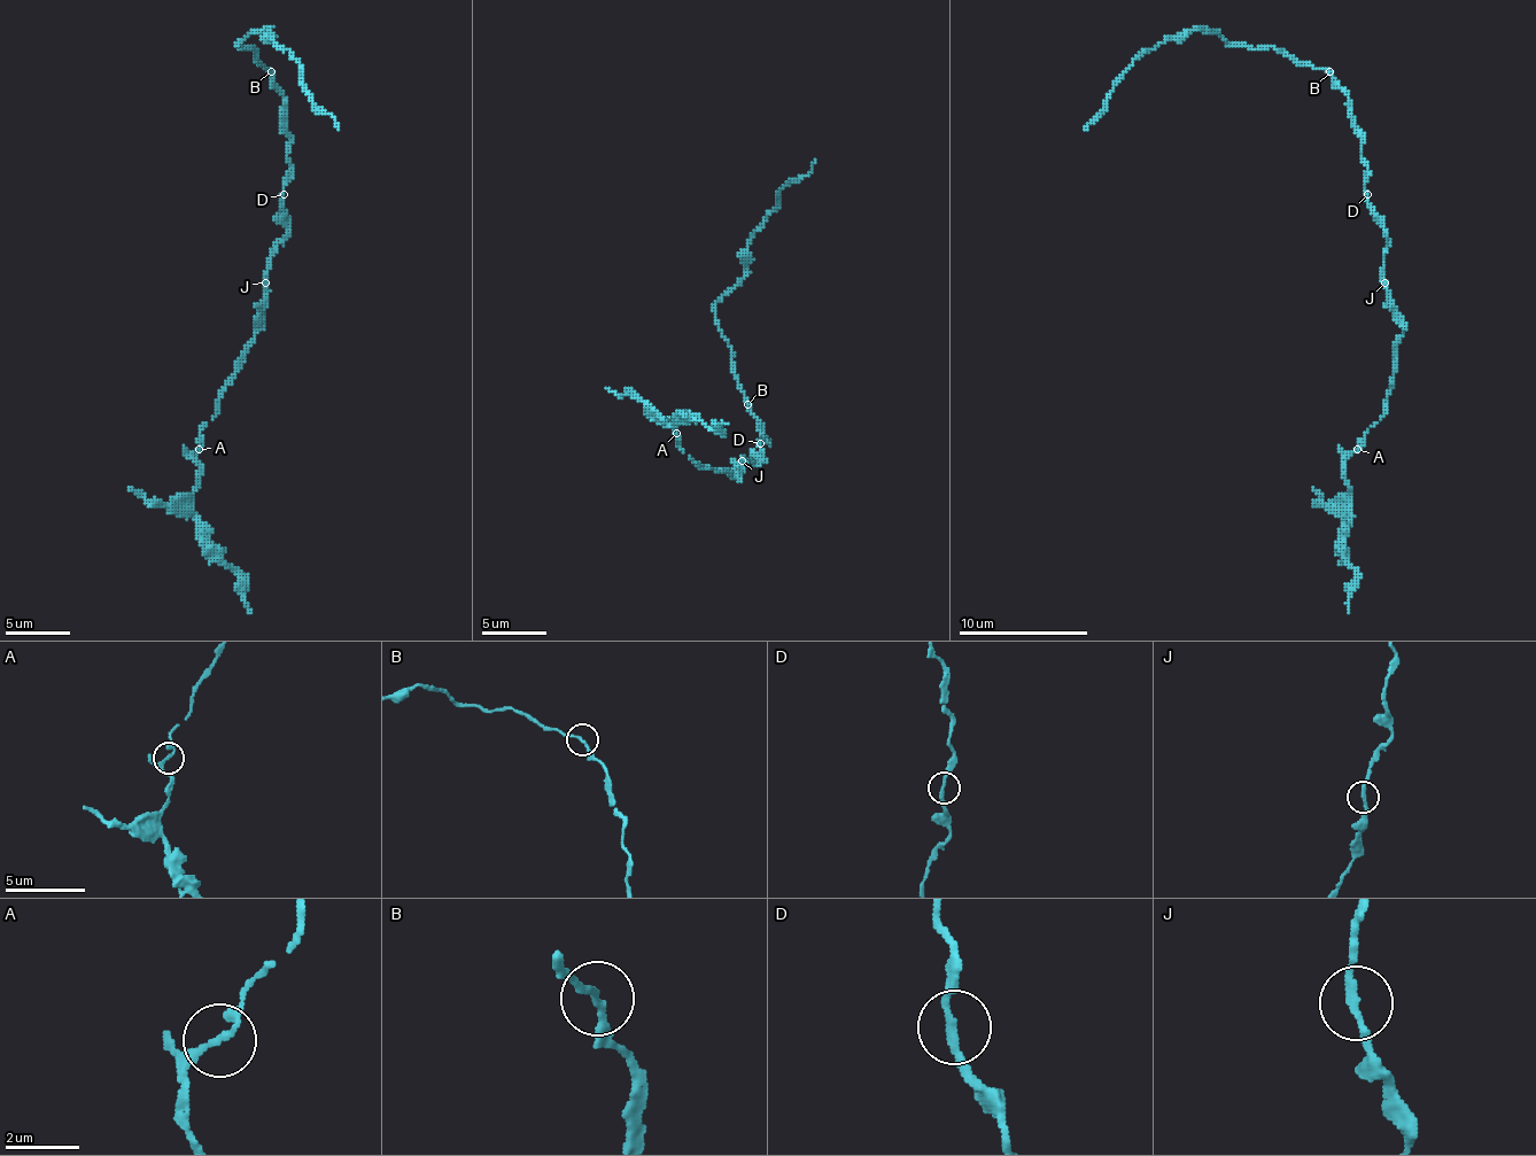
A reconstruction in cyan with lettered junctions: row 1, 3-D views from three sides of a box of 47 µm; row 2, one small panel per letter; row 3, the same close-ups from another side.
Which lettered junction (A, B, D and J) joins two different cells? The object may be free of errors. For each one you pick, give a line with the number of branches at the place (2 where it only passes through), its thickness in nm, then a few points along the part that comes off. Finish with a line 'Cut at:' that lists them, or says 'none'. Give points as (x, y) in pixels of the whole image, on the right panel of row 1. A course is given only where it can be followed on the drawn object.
Cut at: none

